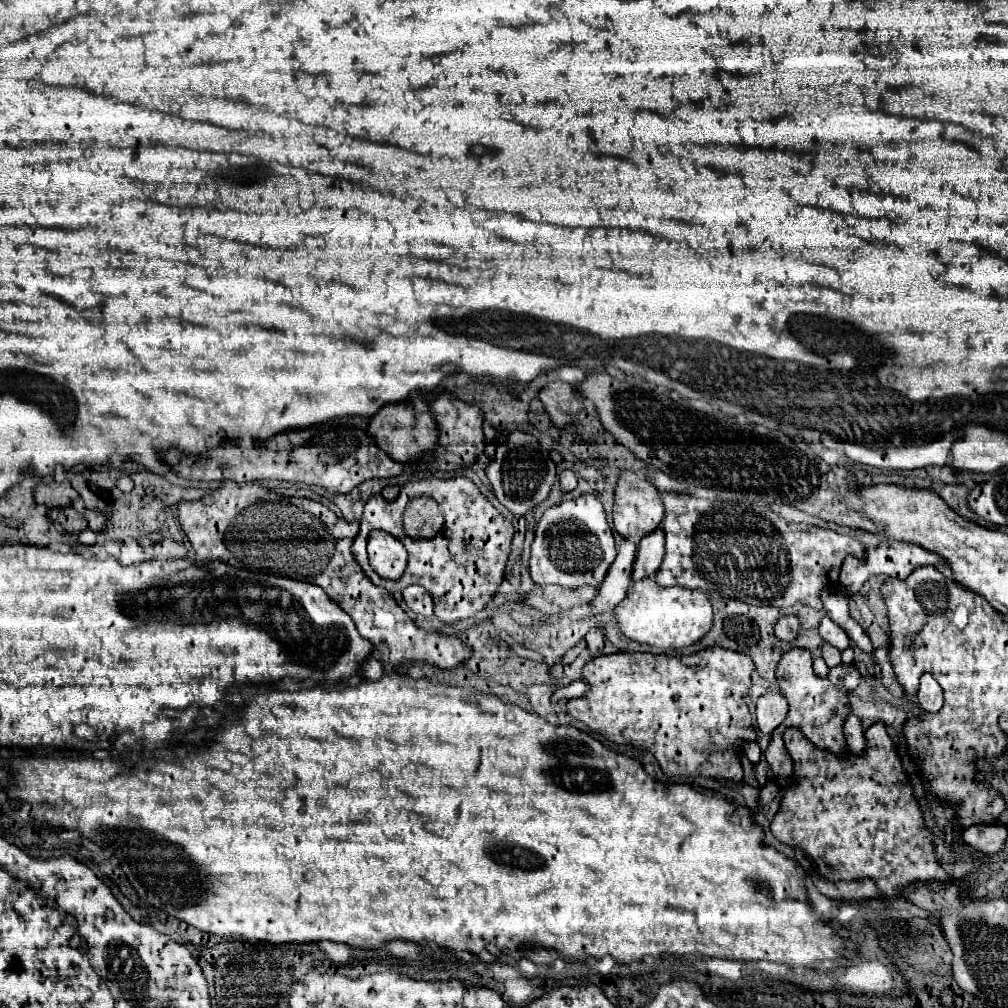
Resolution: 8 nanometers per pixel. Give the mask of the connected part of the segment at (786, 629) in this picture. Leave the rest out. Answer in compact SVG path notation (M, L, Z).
M783 615L775 623L775 635L783 641L793 641L797 637L797 617L795 615Z

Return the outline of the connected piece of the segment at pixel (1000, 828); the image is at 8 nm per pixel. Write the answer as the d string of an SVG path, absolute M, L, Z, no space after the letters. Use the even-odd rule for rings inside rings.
M971 825L963 831L963 841L985 853L997 853L1003 849L1007 841L1007 827L1005 825Z

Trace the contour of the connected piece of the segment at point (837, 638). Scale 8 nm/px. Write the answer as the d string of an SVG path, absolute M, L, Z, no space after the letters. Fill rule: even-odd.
M827 615L821 619L821 623L819 623L819 635L827 641L827 643L831 643L831 645L835 645L837 649L847 649L849 647L849 637L847 637L847 633L837 625L837 623L833 623Z

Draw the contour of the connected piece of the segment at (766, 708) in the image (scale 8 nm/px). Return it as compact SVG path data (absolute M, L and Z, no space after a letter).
M775 687L757 699L757 727L763 733L773 733L787 715L787 701Z

